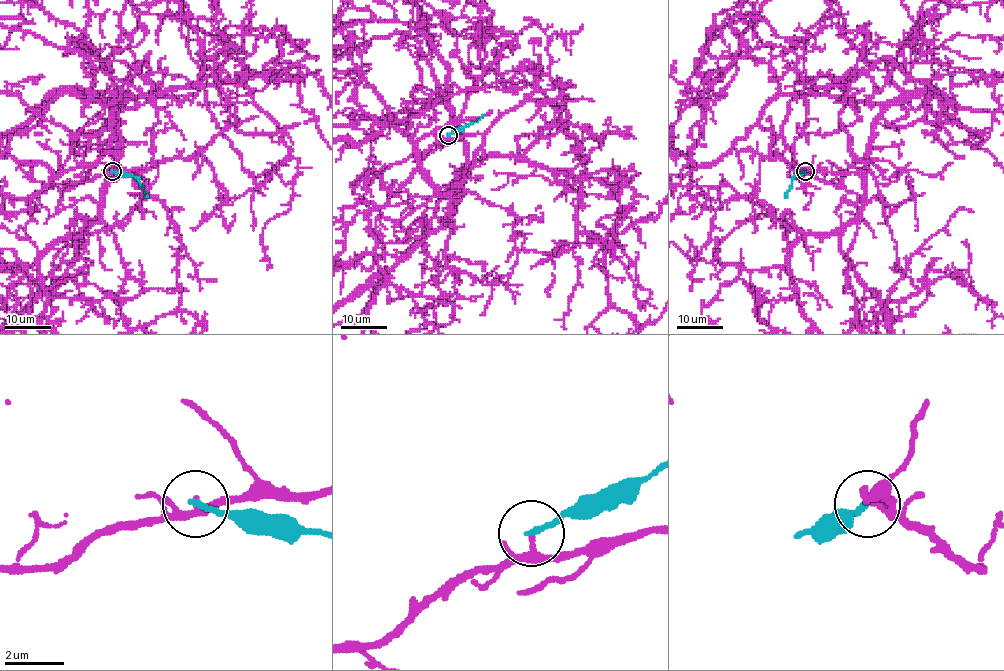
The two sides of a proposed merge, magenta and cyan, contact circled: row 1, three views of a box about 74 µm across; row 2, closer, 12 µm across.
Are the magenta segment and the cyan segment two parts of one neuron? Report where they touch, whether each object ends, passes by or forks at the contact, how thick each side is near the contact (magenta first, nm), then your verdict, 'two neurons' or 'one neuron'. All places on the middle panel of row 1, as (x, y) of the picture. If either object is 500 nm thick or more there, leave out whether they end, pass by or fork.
place (448, 135); magenta passes by; cyan ends; calibres 190 and 200 nm; two neurons

